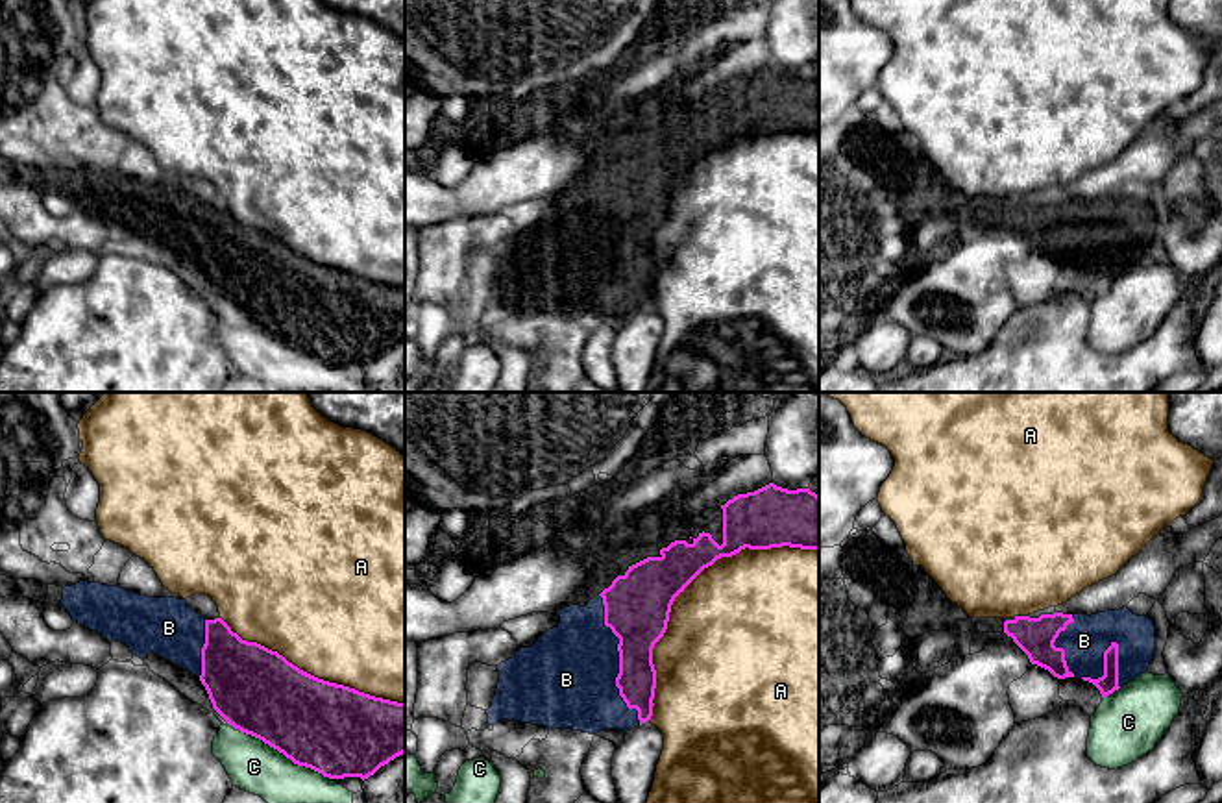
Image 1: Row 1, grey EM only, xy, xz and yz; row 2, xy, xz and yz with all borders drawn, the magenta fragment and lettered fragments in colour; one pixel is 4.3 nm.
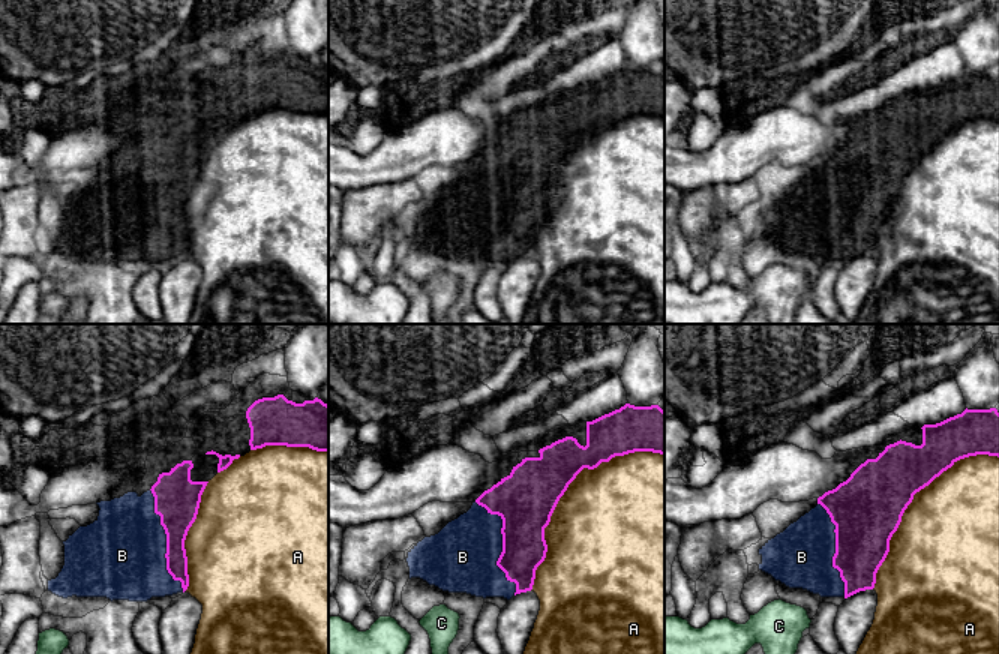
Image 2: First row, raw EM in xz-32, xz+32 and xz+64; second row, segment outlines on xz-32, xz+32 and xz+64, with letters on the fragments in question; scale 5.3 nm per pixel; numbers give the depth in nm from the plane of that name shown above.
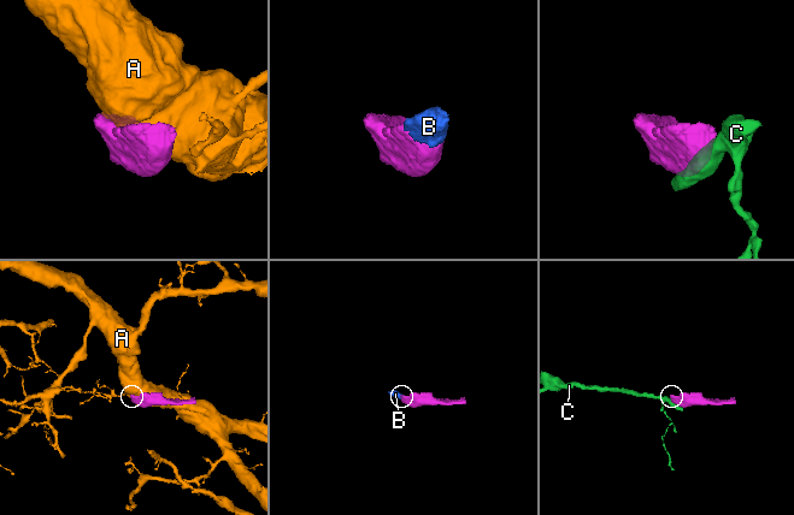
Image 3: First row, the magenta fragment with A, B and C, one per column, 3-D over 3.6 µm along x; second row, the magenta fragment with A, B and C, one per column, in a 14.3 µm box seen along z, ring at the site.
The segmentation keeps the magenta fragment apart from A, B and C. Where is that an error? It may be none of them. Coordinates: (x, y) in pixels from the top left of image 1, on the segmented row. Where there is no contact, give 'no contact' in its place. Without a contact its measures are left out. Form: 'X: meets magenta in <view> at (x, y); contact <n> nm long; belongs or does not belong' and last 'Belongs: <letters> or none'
A: meets magenta in xz at (684, 587); contact 1050 nm long; does not belong
B: meets magenta in xz at (620, 661); contact 600 nm long; belongs
C: meets magenta in xy at (283, 753); contact 440 nm long; does not belong
Belongs: B

